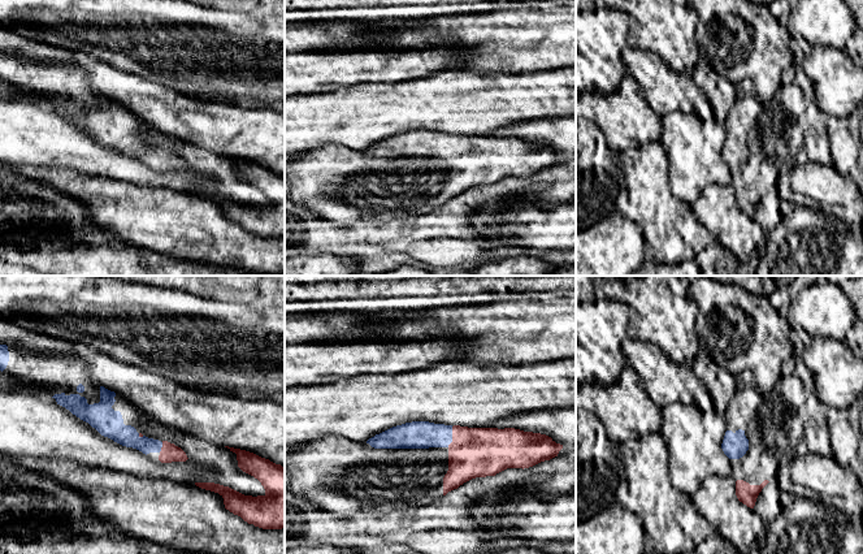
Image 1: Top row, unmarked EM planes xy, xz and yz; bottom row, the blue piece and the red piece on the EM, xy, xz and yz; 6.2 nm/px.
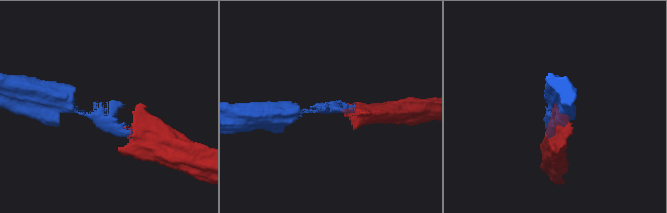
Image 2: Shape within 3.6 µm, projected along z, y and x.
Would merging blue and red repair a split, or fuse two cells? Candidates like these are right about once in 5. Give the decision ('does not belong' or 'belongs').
belongs

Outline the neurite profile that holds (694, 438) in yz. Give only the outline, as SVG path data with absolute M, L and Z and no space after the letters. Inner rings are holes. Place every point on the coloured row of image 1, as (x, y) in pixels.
M671 403L662 408L660 434L668 447L668 472L675 489L693 495L708 476L728 477L730 459L721 443L724 416L704 414L695 404Z

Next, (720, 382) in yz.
M699 350L690 368L707 388L715 412L724 416L736 389L736 376L720 367L707 350Z

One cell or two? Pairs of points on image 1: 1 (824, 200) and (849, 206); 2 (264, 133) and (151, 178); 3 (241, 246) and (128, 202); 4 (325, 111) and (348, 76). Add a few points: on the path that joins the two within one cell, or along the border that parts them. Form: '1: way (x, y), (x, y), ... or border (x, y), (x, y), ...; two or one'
1: way (831, 200), (842, 200); one
2: border (187, 141), (224, 155); two
3: way (212, 239), (183, 225), (156, 219); one
4: border (371, 81), (311, 95); two

